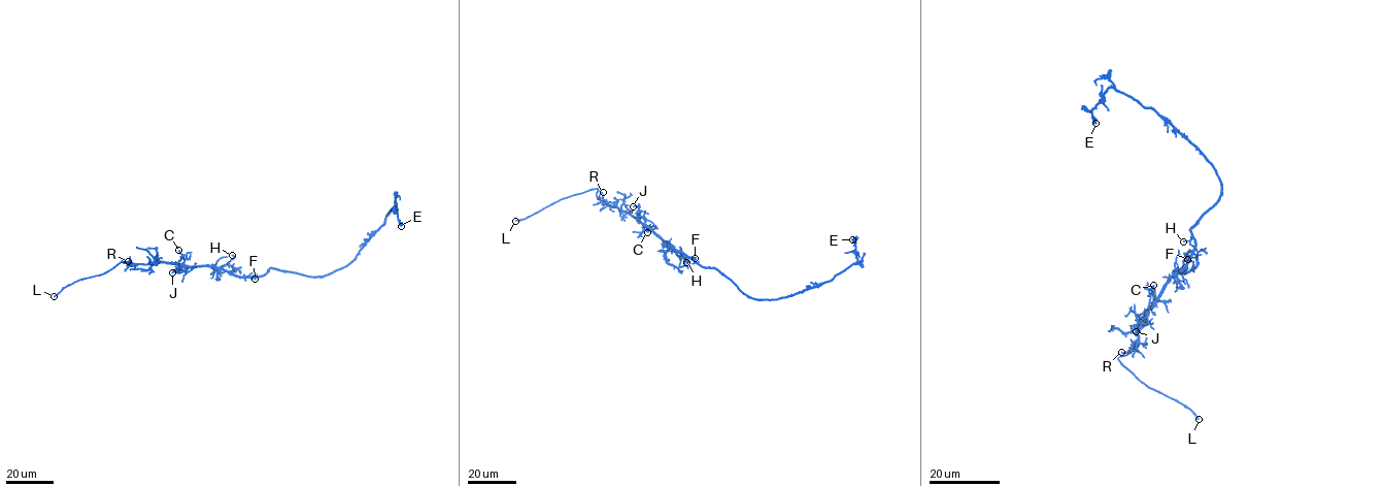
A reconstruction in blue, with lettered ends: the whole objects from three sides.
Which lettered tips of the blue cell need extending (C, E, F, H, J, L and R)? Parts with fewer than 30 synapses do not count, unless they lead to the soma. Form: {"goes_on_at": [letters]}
{"goes_on_at": ["L"]}

